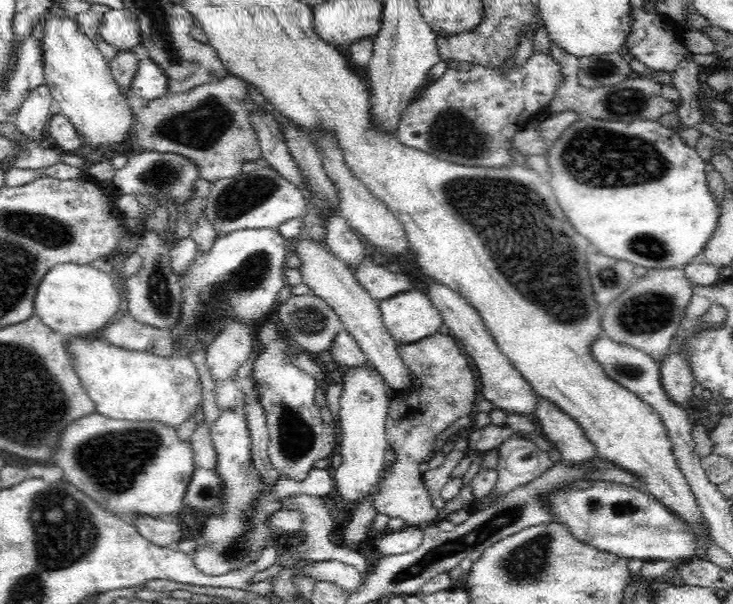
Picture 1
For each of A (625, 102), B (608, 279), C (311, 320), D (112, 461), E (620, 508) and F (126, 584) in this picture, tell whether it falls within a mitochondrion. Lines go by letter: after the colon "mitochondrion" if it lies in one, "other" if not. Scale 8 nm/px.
A: mitochondrion
B: mitochondrion
C: mitochondrion
D: mitochondrion
E: mitochondrion
F: other

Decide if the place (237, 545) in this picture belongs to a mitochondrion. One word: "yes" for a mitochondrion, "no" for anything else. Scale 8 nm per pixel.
yes

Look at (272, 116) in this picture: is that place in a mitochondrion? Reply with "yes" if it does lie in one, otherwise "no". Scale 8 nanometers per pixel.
no

